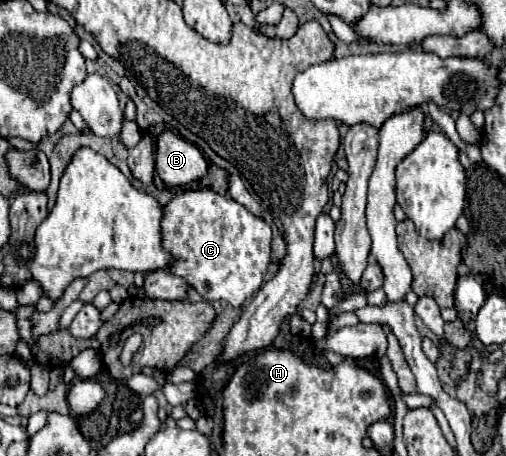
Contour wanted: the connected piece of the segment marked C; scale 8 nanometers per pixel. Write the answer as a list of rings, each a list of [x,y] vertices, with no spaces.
[[[210,188],[176,192],[174,198],[166,206],[162,206],[160,236],[162,248],[168,250],[172,256],[170,268],[166,268],[166,272],[184,278],[208,302],[226,300],[232,306],[242,306],[242,302],[248,300],[262,286],[264,274],[270,264],[272,228],[262,218],[254,216],[242,204],[228,196],[222,196]]]

